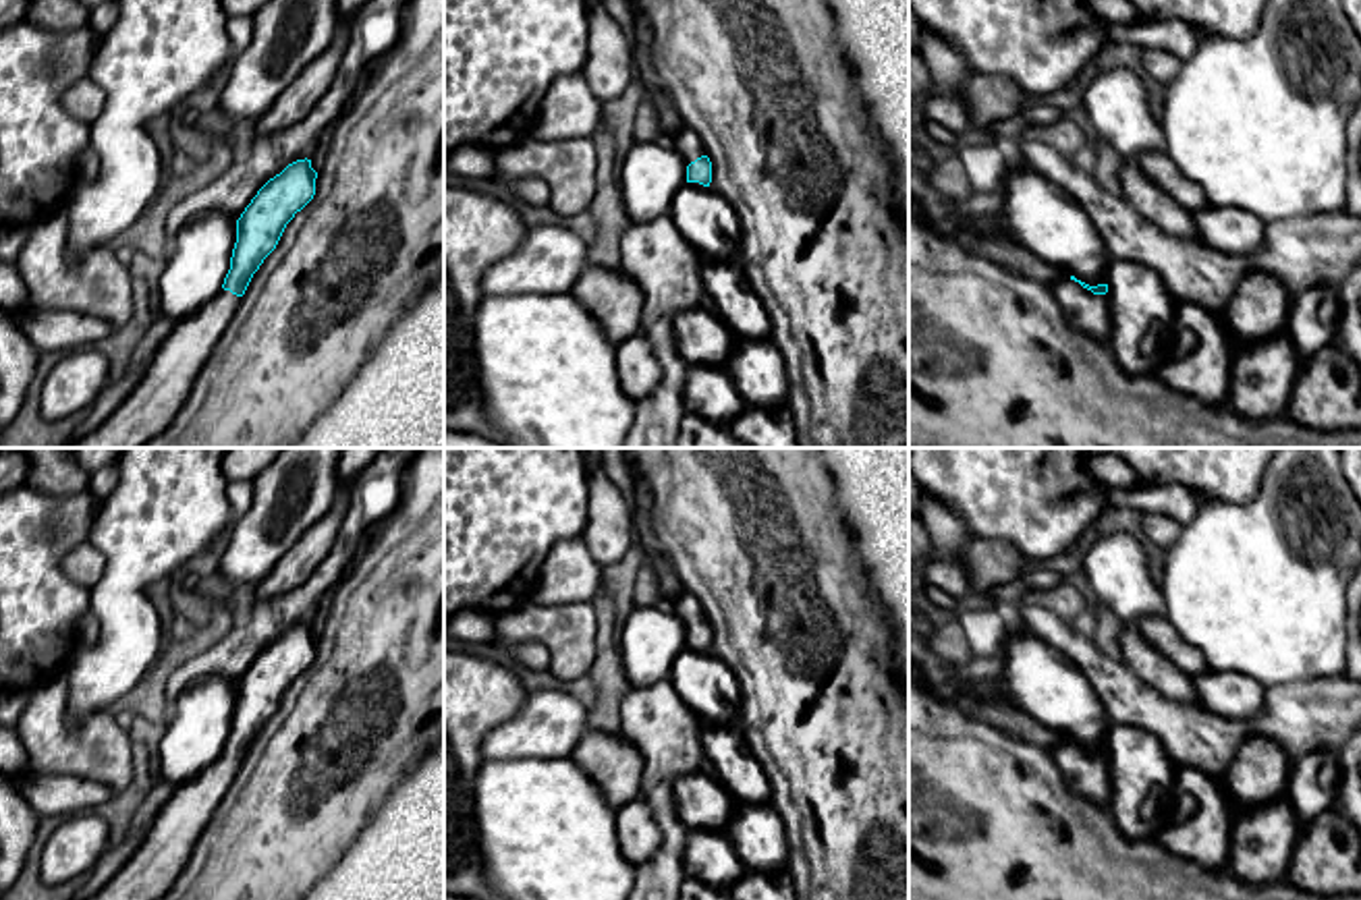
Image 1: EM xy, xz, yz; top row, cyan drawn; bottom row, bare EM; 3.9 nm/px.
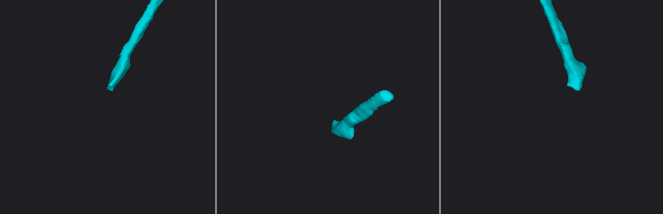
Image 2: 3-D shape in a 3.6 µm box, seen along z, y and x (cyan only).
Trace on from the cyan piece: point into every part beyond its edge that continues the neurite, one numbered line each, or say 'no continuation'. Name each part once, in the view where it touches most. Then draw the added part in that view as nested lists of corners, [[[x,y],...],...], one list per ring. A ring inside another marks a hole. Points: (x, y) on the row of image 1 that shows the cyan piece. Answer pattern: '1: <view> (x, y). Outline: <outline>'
1: yz (1088, 312). Outline: [[[1060,274],[1054,284],[1054,294],[1060,309],[1077,330],[1098,340],[1110,340],[1110,292],[1093,294],[1075,282],[1068,274]]]

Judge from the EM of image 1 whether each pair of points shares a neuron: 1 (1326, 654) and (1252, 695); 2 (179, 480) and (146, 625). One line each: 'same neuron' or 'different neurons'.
1: different neurons
2: same neuron

